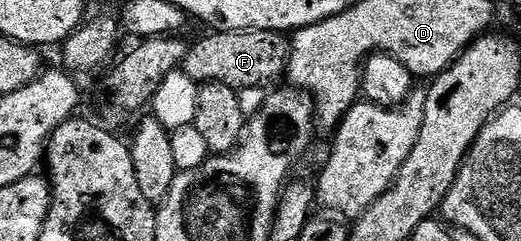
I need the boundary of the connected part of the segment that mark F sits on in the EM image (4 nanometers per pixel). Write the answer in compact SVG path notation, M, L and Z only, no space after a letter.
M219 31L209 33L206 39L189 43L189 51L181 62L180 70L184 71L191 81L198 85L222 83L241 91L244 87L255 88L268 86L269 82L281 76L288 68L288 38L278 31Z

